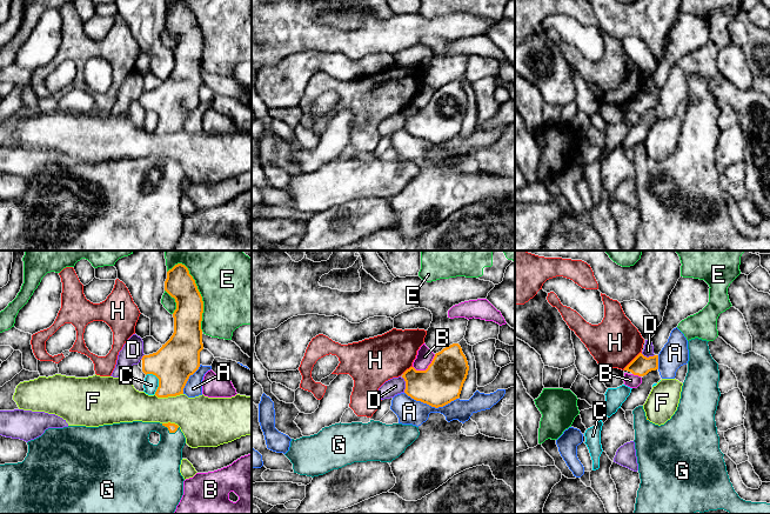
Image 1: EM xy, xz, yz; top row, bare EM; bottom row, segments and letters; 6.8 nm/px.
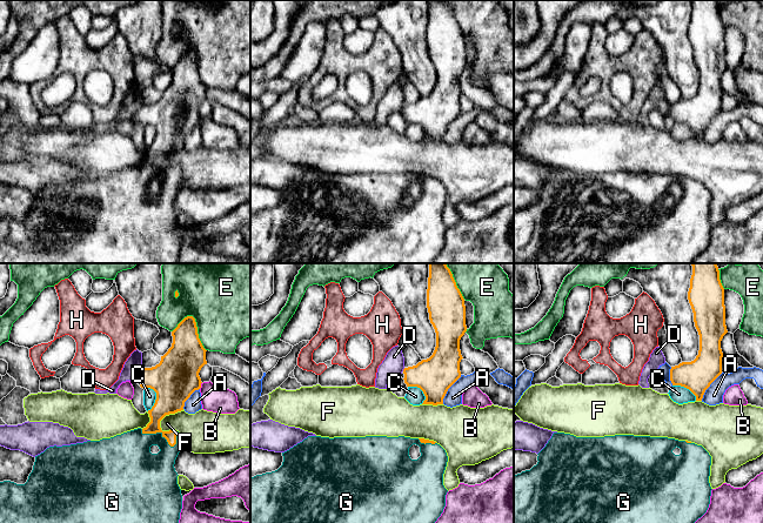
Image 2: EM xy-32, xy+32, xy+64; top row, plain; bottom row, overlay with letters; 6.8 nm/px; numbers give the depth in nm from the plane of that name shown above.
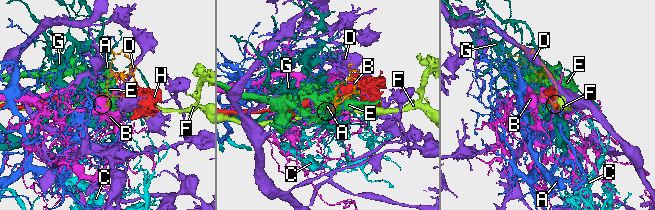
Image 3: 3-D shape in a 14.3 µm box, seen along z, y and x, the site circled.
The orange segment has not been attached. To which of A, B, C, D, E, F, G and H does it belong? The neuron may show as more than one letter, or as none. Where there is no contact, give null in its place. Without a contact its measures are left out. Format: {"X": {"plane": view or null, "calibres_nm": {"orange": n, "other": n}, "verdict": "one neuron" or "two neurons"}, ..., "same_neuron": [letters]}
{"A": {"plane": "xz", "calibres_nm": {"orange": 280, "other": 180}, "verdict": "two neurons"}, "B": {"plane": "xz", "calibres_nm": {"orange": 280, "other": 120}, "verdict": "two neurons"}, "C": {"plane": "xy", "calibres_nm": {"orange": 280, "other": 100}, "verdict": "two neurons"}, "D": {"plane": "xz", "calibres_nm": {"orange": 280, "other": 120}, "verdict": "two neurons"}, "E": {"plane": "xy", "calibres_nm": {"orange": 200, "other": 440}, "verdict": "two neurons"}, "F": {"plane": "xy", "calibres_nm": {"orange": 280, "other": 280}, "verdict": "two neurons"}, "G": {"plane": "xy", "calibres_nm": {"orange": 60, "other": 300}, "verdict": "one neuron"}, "H": {"plane": "yz", "calibres_nm": {"orange": 140, "other": 340}, "verdict": "two neurons"}, "same_neuron": ["G"]}

